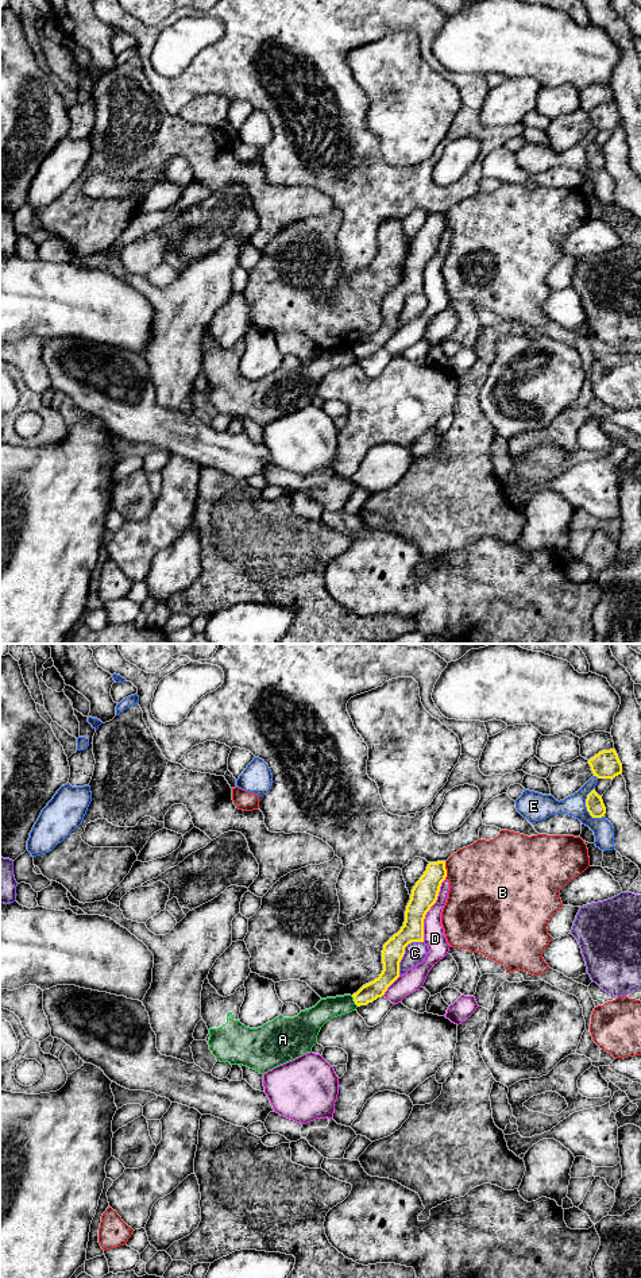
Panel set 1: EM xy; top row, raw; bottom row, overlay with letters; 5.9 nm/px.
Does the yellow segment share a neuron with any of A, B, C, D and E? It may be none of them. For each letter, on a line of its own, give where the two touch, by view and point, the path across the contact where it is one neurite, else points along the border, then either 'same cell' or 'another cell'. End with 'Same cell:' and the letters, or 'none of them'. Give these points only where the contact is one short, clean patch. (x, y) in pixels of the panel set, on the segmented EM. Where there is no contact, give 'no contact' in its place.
A: meets yellow in xy at (354, 1000); border along xy (351, 996), (358, 1006); another cell
B: meets yellow in xy at (446, 869); another cell
C: meets yellow in xy at (404, 953); another cell
D: meets yellow in xy at (429, 908); another cell
E: meets yellow in xy at (586, 806); another cell
Same cell: none of them

